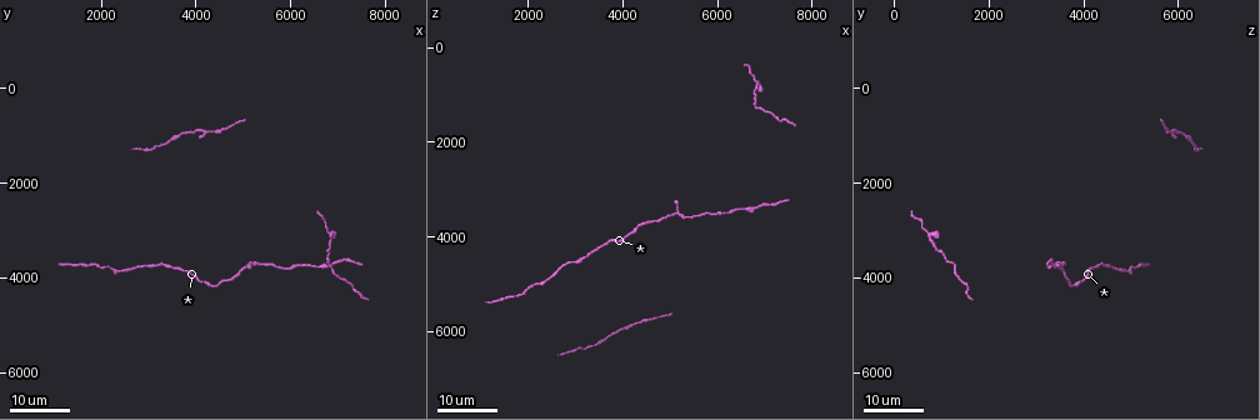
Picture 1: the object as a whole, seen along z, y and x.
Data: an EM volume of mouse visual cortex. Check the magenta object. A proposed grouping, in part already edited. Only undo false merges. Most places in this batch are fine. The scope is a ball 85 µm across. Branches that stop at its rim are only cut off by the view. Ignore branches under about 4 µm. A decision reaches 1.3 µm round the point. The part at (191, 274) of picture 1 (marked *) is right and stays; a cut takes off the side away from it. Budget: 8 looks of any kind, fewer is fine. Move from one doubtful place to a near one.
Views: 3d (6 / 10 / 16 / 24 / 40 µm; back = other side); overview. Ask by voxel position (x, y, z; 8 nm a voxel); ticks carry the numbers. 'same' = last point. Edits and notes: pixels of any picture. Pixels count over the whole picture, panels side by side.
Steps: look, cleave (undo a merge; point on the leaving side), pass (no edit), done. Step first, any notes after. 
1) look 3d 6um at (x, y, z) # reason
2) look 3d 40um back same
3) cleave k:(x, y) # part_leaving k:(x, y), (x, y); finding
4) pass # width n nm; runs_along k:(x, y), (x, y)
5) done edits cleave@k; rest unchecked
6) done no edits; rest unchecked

look 3d 16um at (2950, 3700, 4550) # thin neck

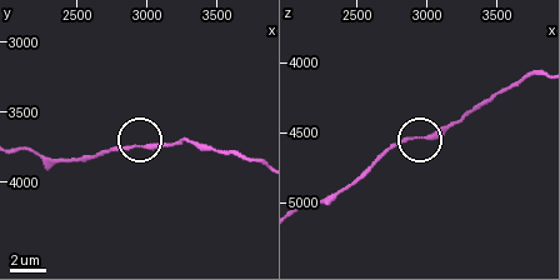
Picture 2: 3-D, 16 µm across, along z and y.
look 3d 10um at (2920, 3740, 4540) # zoom in

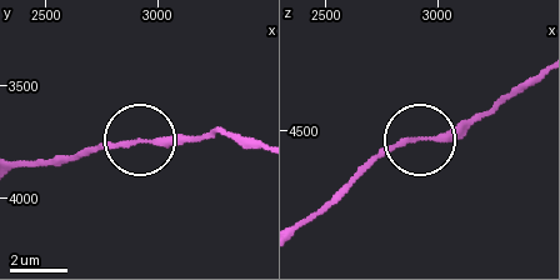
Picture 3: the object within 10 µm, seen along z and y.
pass # width 180 nm; runs_along 3:(535, 76), (441, 134), (399, 139), (359, 170); continuous, no second cell

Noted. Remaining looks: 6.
look 3d 24um at (5800, 3800, 3550) # sudden change in width

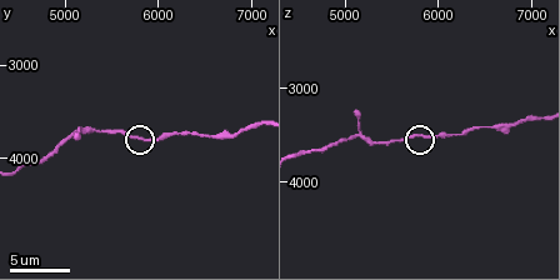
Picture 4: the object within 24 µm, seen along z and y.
look 3d 6um at (5850, 3800, 3550) # closer look

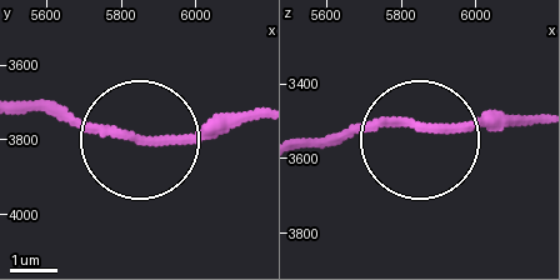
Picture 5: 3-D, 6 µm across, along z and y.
pass # runs_along 5:(306, 145), (390, 121), (426, 134), (534, 121); all the same cell

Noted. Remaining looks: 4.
look 3d 10um at (6900, 3700, 3350) # a narrow waist

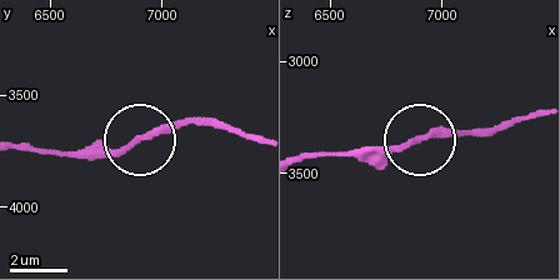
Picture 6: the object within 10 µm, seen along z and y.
look 3d 10um back at (6890, 3700, 3350)

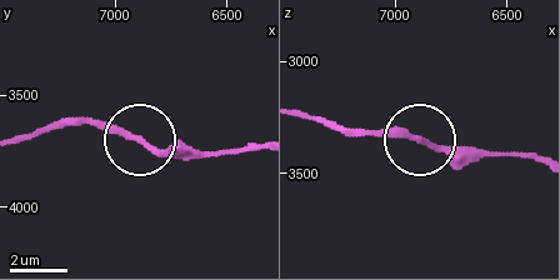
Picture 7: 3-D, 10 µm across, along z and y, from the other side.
pass # runs_along 7:(254, 151), (160, 151), (76, 123); one cell here

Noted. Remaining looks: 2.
look 3d 24um at (6850, 3200, 850) # calibre changes

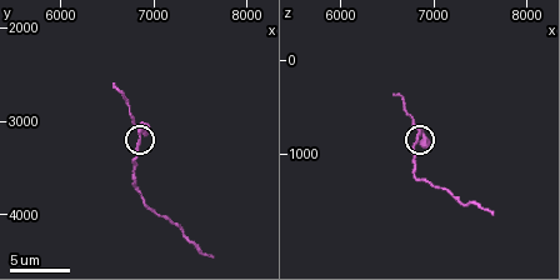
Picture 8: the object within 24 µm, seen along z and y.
look 3d 10um at (6850, 3200, 800)

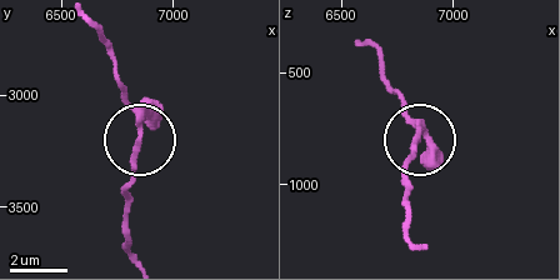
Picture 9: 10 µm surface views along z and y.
pass # all the same cell

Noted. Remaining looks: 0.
done no edits; rest unchecked

